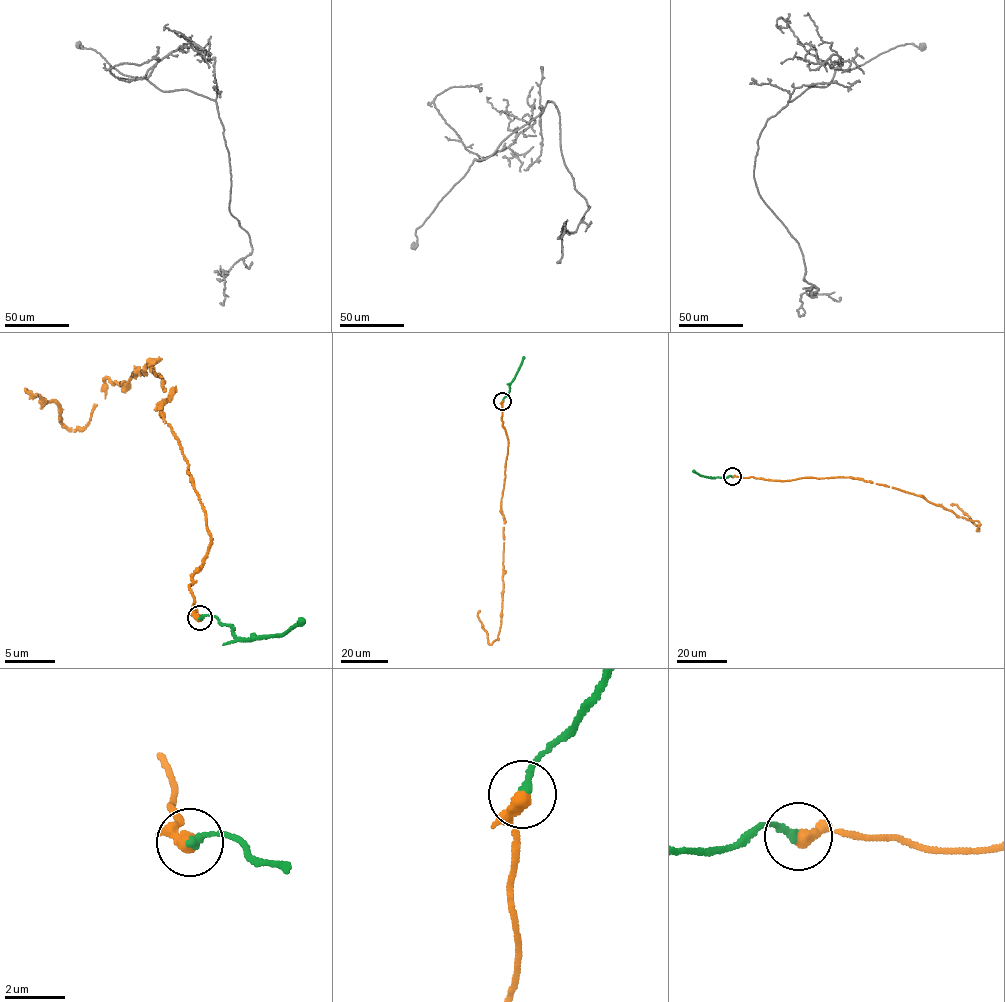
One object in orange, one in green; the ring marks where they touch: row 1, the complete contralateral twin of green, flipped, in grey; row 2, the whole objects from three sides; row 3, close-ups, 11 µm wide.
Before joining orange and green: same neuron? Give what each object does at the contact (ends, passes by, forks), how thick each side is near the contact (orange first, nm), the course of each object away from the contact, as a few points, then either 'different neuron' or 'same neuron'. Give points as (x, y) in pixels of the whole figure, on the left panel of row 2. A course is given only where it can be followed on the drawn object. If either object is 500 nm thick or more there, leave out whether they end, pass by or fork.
orange passes by; green ends; calibres 320 and 280 nm; course orange (200, 617), (190, 574), (211, 543), (160, 372), (150, 361), (128, 386), (109, 377), (73, 430), (37, 394); course green (200, 618), (205, 614), (227, 624), (234, 637), (242, 641), (272, 637), (304, 619); same neuron

